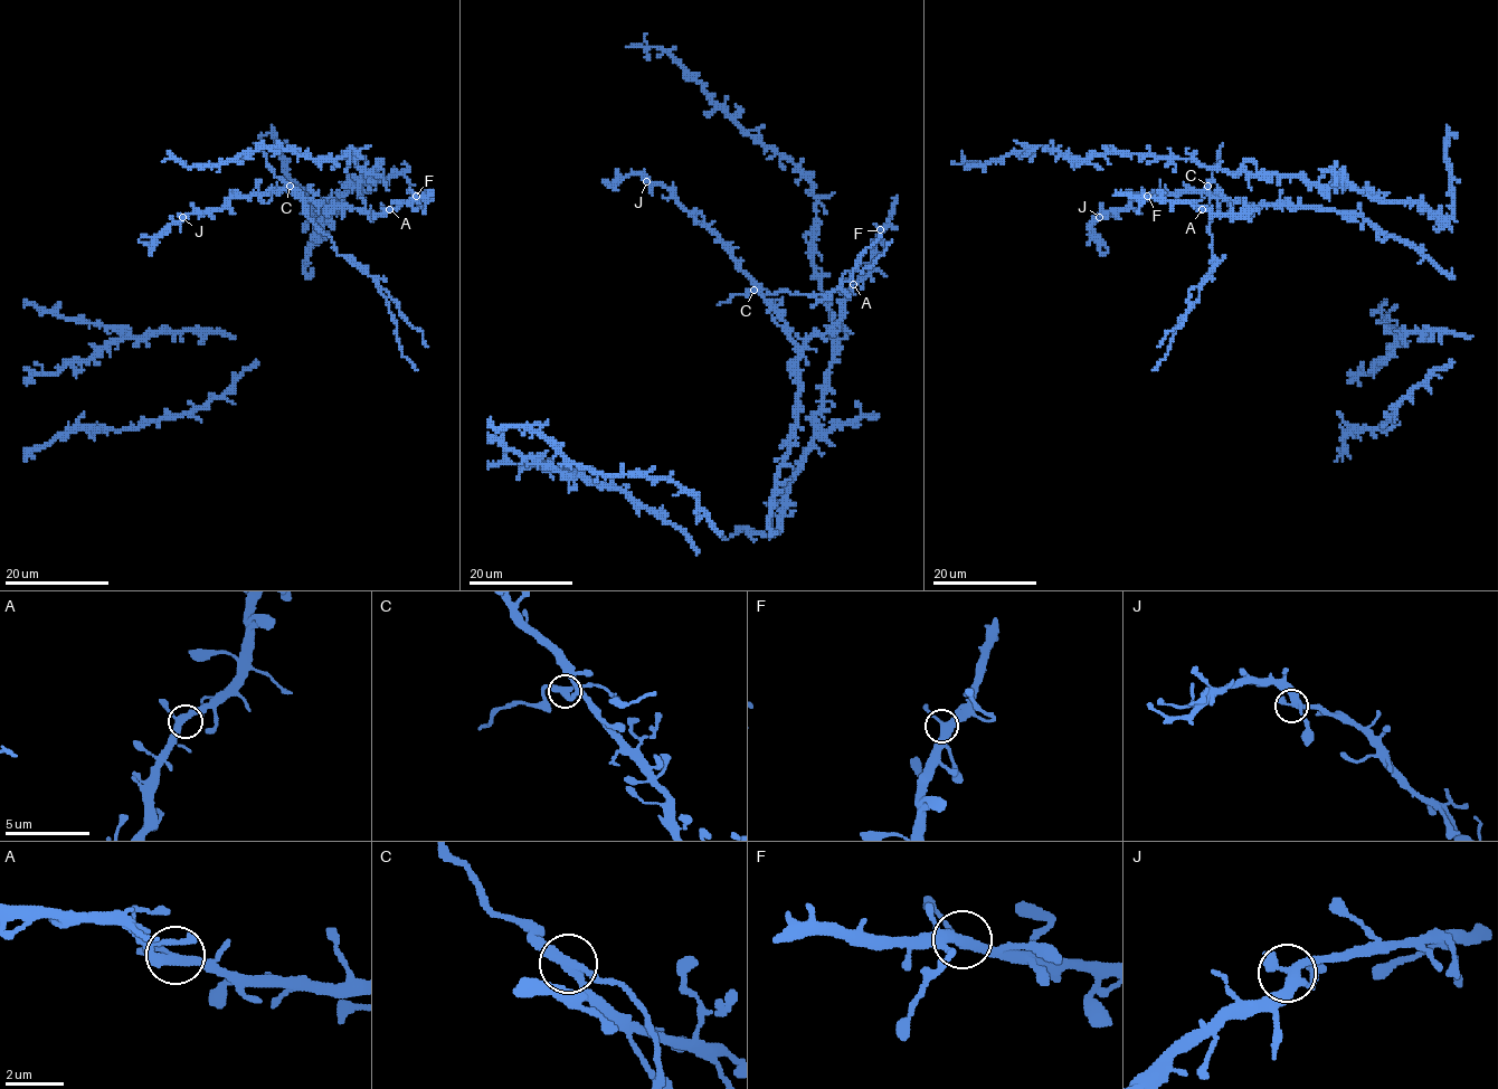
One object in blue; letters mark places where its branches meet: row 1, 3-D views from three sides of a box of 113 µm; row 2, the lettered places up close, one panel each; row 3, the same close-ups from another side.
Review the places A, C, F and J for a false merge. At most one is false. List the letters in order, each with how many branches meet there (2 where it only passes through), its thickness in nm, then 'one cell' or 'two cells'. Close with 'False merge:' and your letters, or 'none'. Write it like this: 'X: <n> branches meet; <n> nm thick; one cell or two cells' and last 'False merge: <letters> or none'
A: 3 branches meet; 320 nm thick; one cell
C: 3 branches meet; 280 nm thick; two cells
F: 3 branches meet; 320 nm thick; one cell
J: 3 branches meet; 340 nm thick; one cell
False merge: C

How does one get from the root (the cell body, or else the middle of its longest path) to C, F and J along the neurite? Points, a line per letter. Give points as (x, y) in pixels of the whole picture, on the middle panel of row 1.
C: (795, 420), (798, 346), (789, 337), (787, 323), (779, 313), (752, 290)
F: (795, 420), (798, 352), (809, 338), (826, 334), (841, 316), (844, 295), (869, 271), (880, 229)
J: (795, 420), (798, 346), (789, 337), (787, 323), (740, 267), (732, 252), (665, 188), (646, 181)

